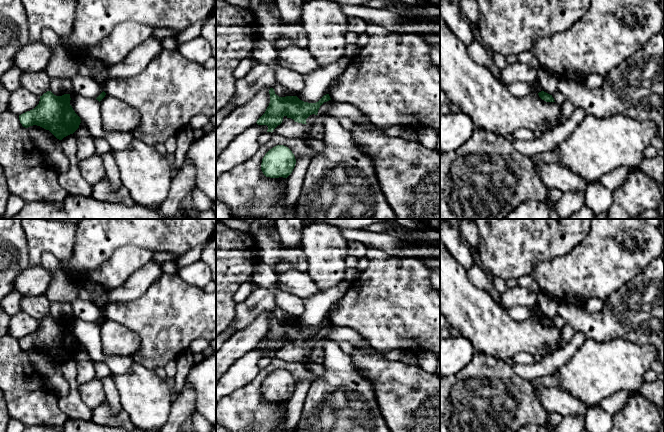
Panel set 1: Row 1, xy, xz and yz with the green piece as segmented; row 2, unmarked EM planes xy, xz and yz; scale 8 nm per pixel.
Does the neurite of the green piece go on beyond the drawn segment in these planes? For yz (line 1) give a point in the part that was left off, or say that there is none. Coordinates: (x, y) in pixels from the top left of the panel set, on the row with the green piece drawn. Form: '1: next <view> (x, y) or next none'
1: next none

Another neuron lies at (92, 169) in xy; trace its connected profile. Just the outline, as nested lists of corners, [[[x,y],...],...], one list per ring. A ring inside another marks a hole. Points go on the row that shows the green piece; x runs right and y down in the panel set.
[[[94,154],[90,158],[79,160],[78,166],[83,178],[93,186],[106,177],[106,170],[101,155]]]

